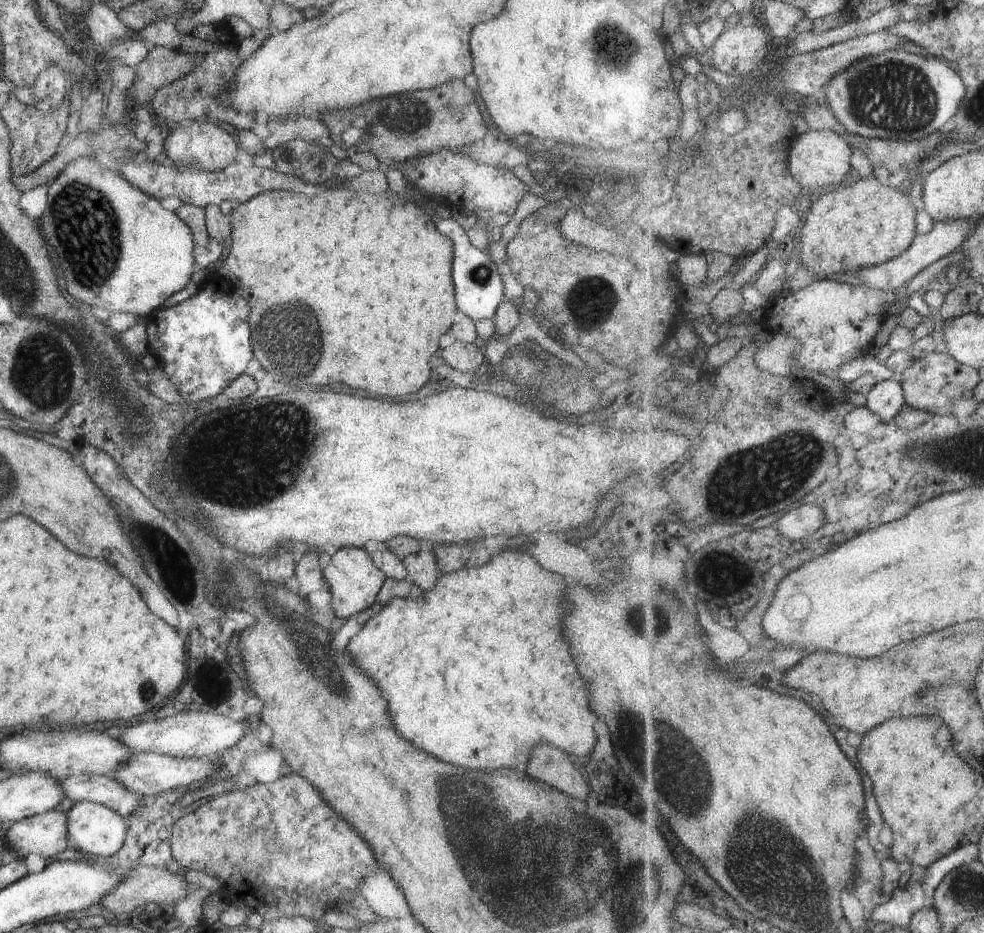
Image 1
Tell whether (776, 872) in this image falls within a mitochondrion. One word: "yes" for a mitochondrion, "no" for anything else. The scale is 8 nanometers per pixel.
yes

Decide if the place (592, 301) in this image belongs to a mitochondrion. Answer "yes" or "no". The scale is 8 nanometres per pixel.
yes

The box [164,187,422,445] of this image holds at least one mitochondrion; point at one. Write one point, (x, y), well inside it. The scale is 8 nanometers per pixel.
(294, 345)

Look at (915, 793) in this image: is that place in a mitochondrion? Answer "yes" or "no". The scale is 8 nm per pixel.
no

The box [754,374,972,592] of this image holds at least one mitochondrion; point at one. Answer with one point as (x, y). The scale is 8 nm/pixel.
(909, 449)

